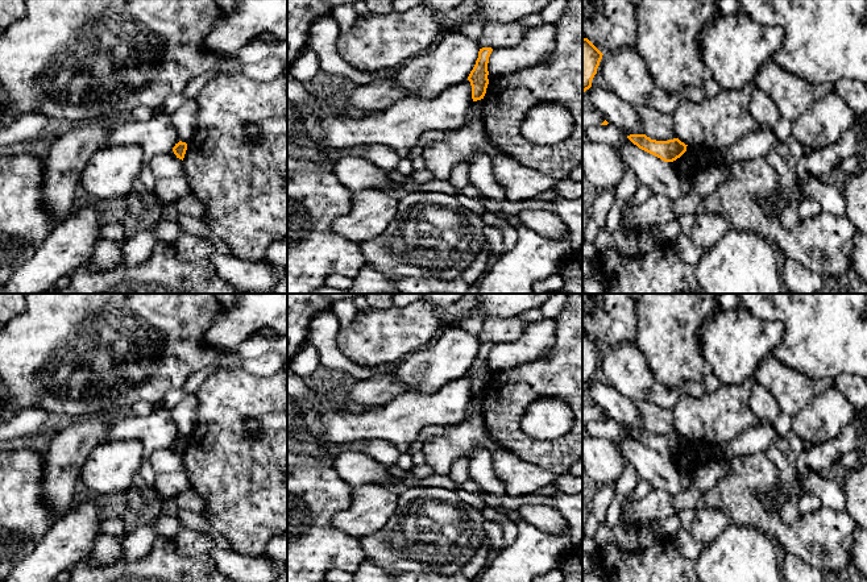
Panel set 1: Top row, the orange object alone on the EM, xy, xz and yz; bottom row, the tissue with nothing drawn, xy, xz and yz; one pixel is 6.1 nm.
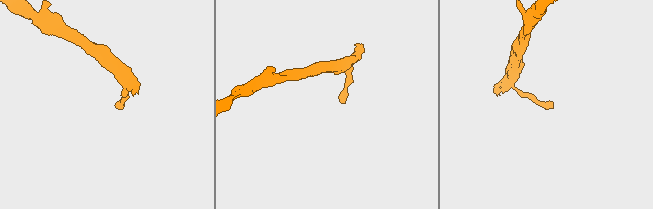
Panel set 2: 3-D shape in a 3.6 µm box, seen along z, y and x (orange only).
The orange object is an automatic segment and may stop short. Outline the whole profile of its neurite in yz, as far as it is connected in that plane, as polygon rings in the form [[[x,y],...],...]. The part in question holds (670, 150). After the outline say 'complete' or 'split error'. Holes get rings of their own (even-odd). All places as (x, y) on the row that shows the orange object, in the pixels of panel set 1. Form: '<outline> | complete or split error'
[[[630,134],[627,138],[636,145],[639,149],[660,158],[664,162],[673,162],[680,158],[685,151],[686,146],[679,138],[668,141],[651,140],[646,134]]] | complete

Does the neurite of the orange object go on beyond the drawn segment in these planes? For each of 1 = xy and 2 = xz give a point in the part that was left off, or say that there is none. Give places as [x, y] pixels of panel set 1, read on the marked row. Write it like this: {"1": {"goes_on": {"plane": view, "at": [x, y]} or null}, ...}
{"1": {"goes_on": null}, "2": {"goes_on": null}}

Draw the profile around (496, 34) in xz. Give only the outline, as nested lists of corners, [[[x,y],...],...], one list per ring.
[[[520,20],[511,22],[489,22],[484,26],[478,40],[478,47],[503,49],[513,47],[526,36],[526,28]]]

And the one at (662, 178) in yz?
[[[622,137],[618,154],[625,166],[630,167],[642,184],[654,194],[676,200],[693,191],[692,180],[677,174],[672,162],[639,149],[629,138]]]

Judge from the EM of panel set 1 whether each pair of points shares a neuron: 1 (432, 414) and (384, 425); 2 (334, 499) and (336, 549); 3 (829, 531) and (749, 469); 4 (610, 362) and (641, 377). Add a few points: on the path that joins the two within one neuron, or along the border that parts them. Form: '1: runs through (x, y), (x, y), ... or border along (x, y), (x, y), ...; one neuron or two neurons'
1: runs through (420, 414), (409, 414), (395, 422); one neuron
2: runs through (324, 511), (324, 537); one neuron
3: runs through (801, 531), (782, 531), (749, 497); one neuron
4: runs through (618, 364), (633, 377); one neuron

